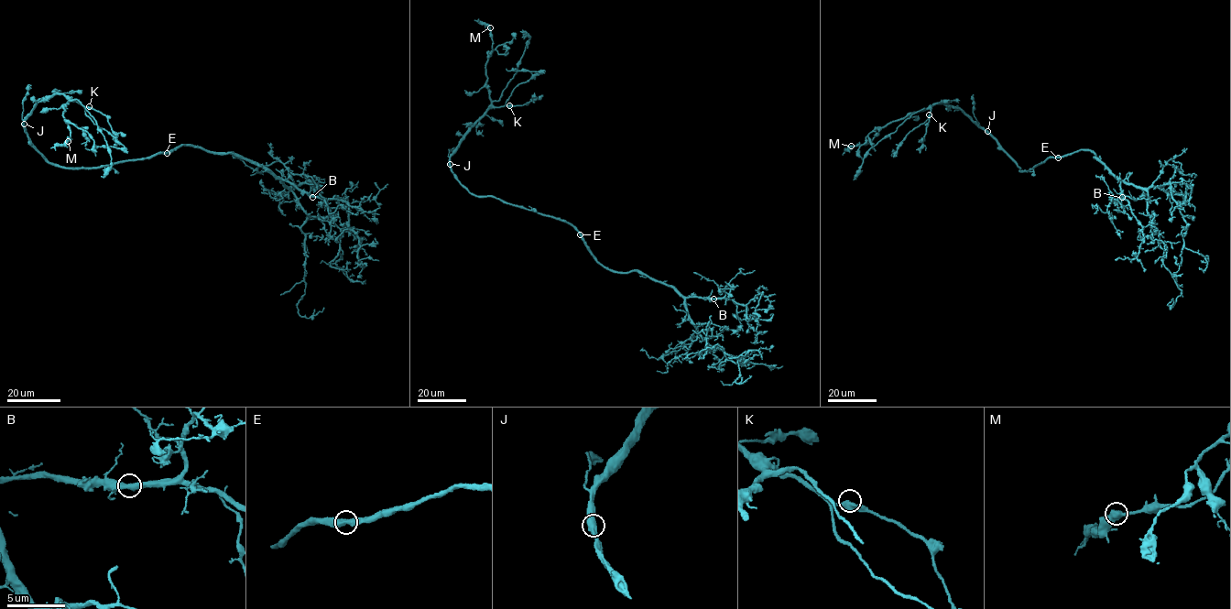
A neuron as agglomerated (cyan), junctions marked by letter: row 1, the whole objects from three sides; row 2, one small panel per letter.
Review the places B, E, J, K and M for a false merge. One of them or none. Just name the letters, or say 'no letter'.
no letter

